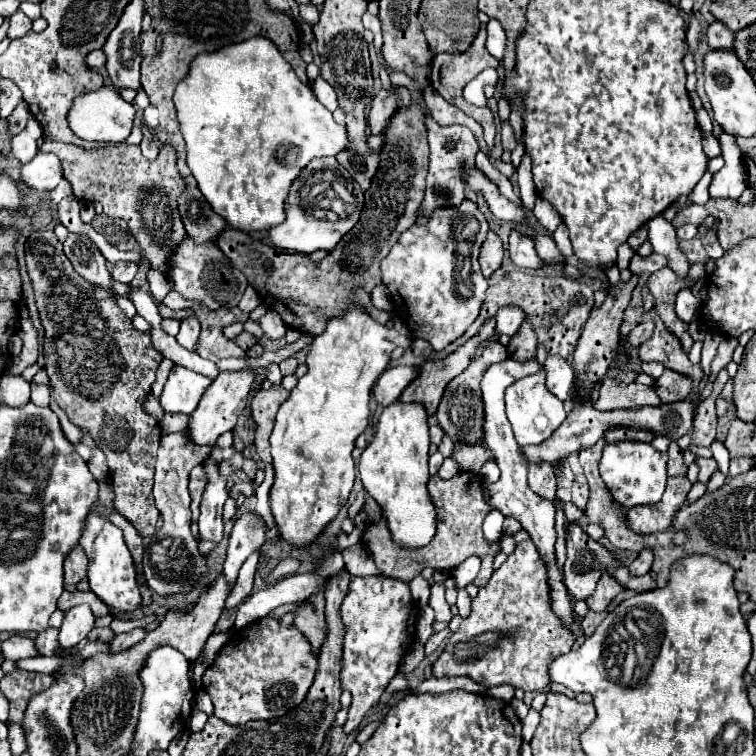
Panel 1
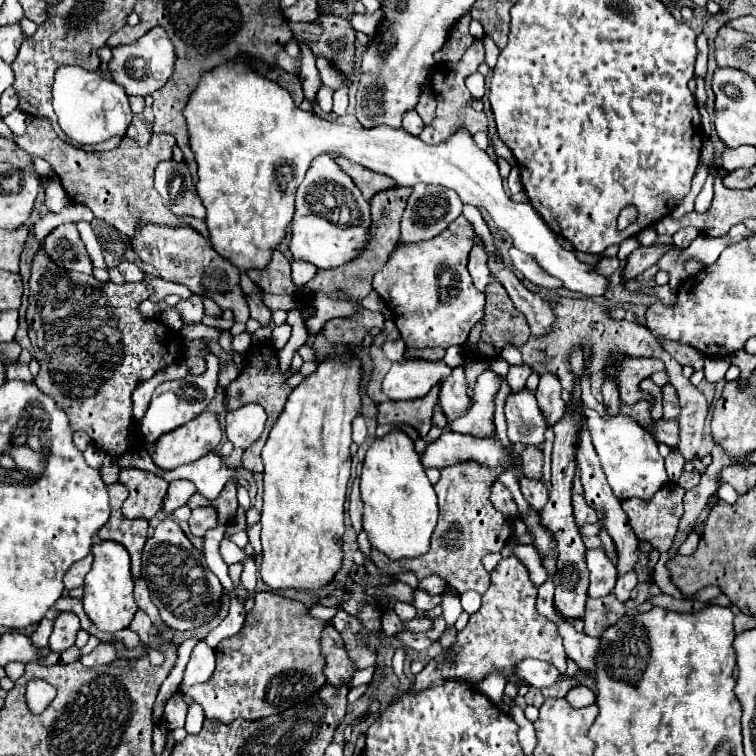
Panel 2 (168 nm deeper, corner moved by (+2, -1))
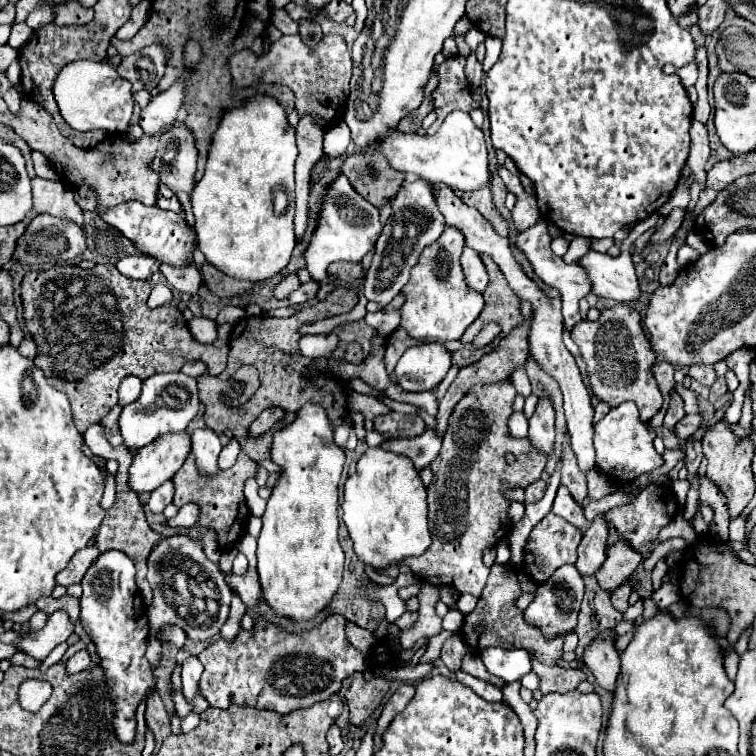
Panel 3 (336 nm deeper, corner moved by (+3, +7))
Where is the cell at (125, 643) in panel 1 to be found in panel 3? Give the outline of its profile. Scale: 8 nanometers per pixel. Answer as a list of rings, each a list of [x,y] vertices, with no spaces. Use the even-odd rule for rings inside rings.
[[[87,649],[77,651],[77,653],[67,661],[67,671],[69,671],[69,673],[79,673],[79,671],[89,669],[89,667],[91,667],[91,655],[87,653]]]

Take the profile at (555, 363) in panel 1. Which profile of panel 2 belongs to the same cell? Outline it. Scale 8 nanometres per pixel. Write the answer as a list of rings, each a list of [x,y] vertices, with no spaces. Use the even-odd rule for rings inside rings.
[[[542,375],[540,385],[536,389],[536,399],[542,415],[546,417],[548,427],[554,427],[566,413],[566,403],[560,397],[562,387],[558,379],[552,379],[552,375]]]

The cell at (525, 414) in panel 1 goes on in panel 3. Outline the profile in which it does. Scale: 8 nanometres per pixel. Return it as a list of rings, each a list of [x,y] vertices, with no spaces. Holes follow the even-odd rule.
[[[513,411],[511,419],[509,419],[509,433],[511,433],[511,437],[525,437],[527,435],[527,427],[529,427],[529,421],[527,421],[525,413],[523,411],[521,413]]]

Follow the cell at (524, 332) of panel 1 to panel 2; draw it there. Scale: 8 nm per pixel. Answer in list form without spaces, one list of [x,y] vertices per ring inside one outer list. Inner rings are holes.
[[[518,365],[518,367],[512,367],[512,369],[508,371],[506,377],[508,377],[508,385],[510,385],[510,389],[516,393],[518,389],[522,391],[526,379],[530,377],[530,369],[524,367],[524,365]]]

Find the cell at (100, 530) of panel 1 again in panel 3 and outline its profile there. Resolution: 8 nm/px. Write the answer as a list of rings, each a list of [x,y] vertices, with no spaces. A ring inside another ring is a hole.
[[[105,551],[87,569],[81,595],[81,623],[97,645],[101,667],[107,675],[111,699],[115,701],[115,733],[121,741],[129,743],[135,737],[135,709],[149,689],[155,687],[151,663],[145,657],[147,641],[147,607],[135,585],[133,561],[121,551]]]

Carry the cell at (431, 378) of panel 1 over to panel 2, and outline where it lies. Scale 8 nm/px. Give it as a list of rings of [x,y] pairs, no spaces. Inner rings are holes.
[[[436,385],[426,397],[414,401],[386,401],[378,405],[378,423],[406,423],[412,425],[418,435],[424,439],[432,427],[432,409],[438,403],[438,389]]]

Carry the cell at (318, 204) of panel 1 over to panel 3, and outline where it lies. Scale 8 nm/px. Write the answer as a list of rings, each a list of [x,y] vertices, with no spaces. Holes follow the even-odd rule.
[[[341,171],[335,177],[335,181],[327,187],[327,193],[321,201],[321,213],[319,213],[317,227],[313,231],[313,237],[307,245],[307,249],[303,251],[311,279],[320,286],[321,281],[327,277],[329,263],[333,263],[333,261],[355,261],[355,263],[361,261],[375,245],[379,233],[381,233],[379,209],[355,191],[351,187],[349,179]]]

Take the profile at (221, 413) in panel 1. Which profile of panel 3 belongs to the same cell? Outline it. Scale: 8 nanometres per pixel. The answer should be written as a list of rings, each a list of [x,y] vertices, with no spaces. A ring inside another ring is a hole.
[[[191,433],[161,435],[155,443],[141,447],[129,469],[129,487],[137,493],[155,491],[163,481],[171,479],[191,453]]]

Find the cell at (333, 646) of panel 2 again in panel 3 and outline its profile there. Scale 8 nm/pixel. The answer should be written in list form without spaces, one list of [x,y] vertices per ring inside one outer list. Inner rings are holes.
[[[355,673],[343,681],[339,695],[343,695],[347,701],[347,707],[351,711],[351,721],[355,725],[363,725],[373,713],[373,709],[379,707],[387,691],[389,691],[389,681],[383,678],[365,681],[363,673]]]

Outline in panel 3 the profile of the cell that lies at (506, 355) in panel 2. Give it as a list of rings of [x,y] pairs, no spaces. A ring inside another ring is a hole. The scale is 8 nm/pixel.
[[[519,367],[516,370],[513,369],[513,373],[511,373],[511,377],[509,377],[509,379],[513,381],[513,385],[515,386],[518,394],[525,398],[531,394],[531,384],[524,367]]]

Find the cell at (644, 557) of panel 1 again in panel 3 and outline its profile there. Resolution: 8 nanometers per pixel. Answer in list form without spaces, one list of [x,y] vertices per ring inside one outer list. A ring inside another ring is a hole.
[[[623,583],[623,585],[619,585],[619,587],[617,587],[617,589],[611,593],[611,601],[613,601],[615,609],[619,609],[619,611],[625,611],[625,609],[629,607],[629,603],[627,603],[629,595],[631,595],[631,585],[629,585],[629,583]]]

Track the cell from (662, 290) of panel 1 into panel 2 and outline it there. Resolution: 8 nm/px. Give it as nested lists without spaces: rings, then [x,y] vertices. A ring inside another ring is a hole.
[[[662,343],[662,347],[680,363],[680,365],[690,365],[694,371],[704,369],[704,357],[698,351],[692,351],[692,347],[682,347],[680,343]]]

